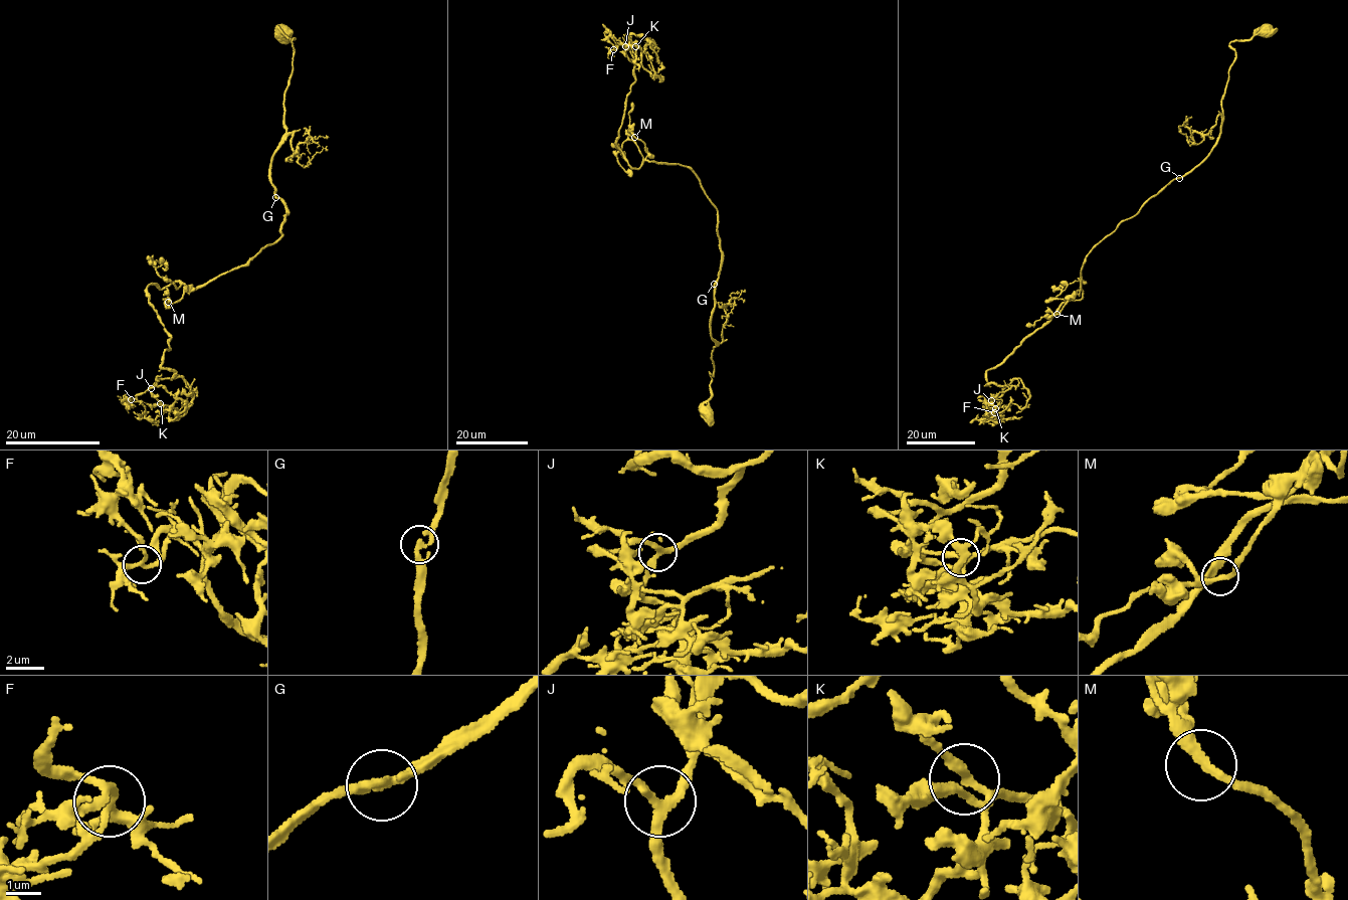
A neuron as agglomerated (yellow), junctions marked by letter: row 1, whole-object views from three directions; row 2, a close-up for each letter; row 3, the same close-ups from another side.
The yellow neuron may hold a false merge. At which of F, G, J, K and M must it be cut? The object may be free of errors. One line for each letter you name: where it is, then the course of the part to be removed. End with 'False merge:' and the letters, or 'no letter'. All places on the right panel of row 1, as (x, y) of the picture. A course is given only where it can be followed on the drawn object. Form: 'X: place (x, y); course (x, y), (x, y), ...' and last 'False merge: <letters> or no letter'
False merge: no letter

